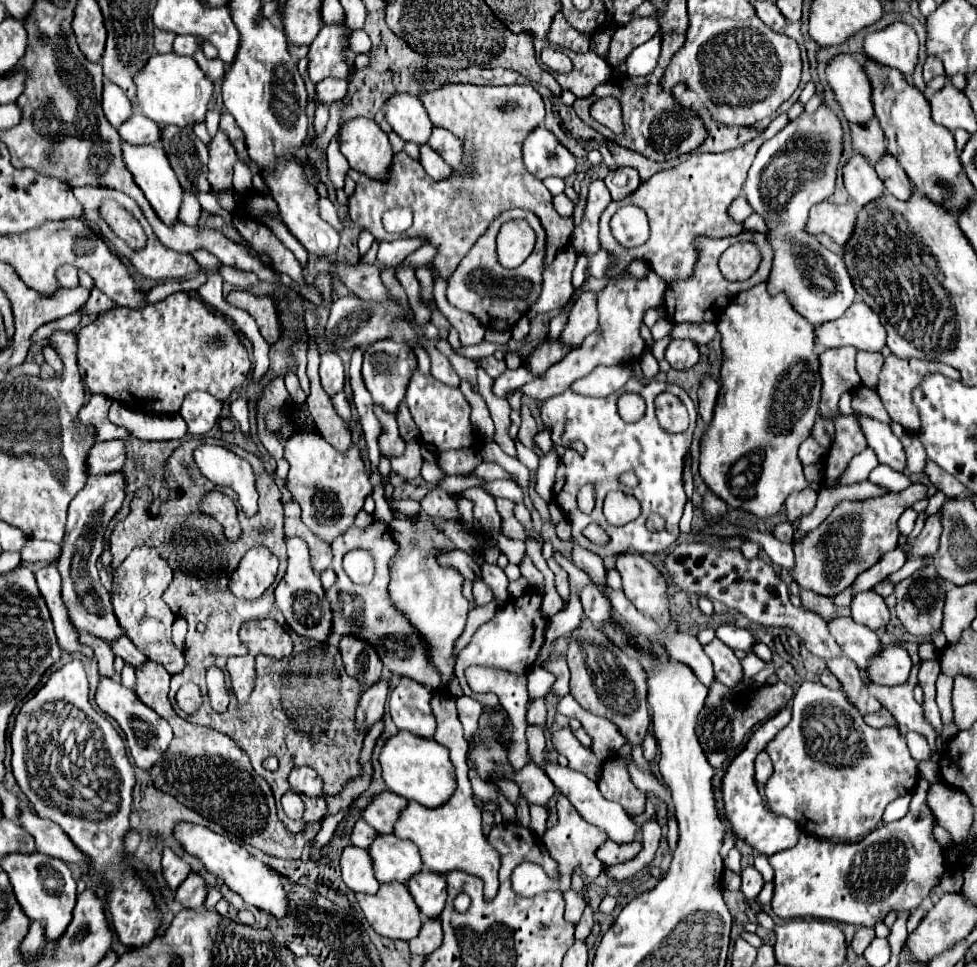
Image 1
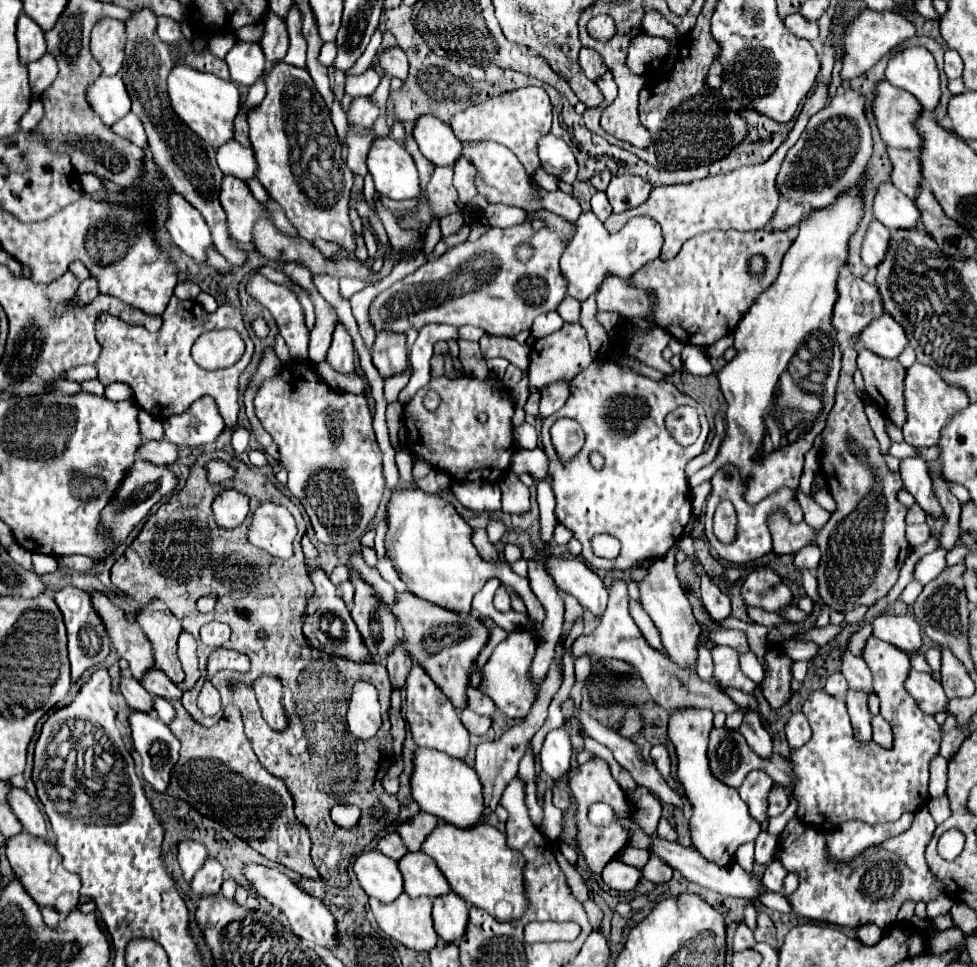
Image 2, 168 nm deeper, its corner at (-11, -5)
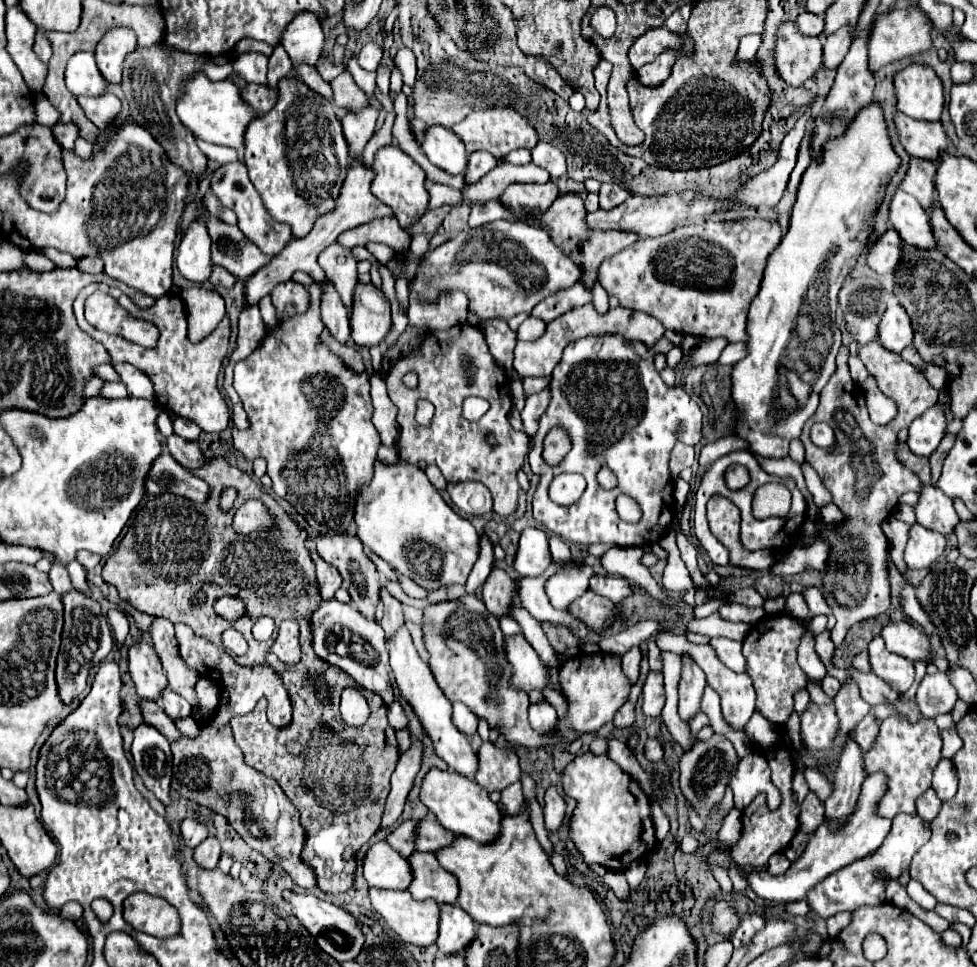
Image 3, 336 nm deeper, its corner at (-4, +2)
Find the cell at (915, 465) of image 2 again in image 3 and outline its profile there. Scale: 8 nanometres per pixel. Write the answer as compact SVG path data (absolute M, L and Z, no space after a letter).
M921 484L915 512L917 512L919 524L941 534L953 532L955 524L959 522L959 516L955 514L951 498L945 496L939 488L927 486L927 484Z

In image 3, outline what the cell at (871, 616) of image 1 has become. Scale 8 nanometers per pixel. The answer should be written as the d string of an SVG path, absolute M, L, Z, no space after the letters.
M907 620L885 624L881 628L881 638L885 640L889 652L901 654L909 660L923 660L931 656L925 632L919 632L919 628Z

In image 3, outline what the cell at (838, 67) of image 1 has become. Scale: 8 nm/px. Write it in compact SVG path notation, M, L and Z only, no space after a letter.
M897 112L895 126L897 126L899 142L911 156L937 162L939 152L951 148L951 140L947 138L941 122L933 124L925 120L913 120L911 116Z

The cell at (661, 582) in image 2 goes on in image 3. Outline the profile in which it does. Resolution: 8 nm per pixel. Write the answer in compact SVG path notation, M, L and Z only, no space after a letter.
M681 654L681 658L683 668L679 680L679 716L683 720L689 720L699 712L699 702L705 688L705 674L691 656Z

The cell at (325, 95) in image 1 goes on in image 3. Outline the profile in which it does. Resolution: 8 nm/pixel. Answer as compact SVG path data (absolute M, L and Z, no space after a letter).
M365 44L363 48L361 48L361 52L359 52L359 64L361 64L361 68L365 68L365 70L369 70L369 72L375 72L377 70L377 66L379 66L379 62L381 62L381 46L377 46L377 44Z

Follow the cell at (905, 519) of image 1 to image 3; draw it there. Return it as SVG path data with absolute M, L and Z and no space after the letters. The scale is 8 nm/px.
M913 524L909 530L909 542L905 548L905 562L909 568L921 570L933 566L945 550L945 536L933 532L921 524Z

